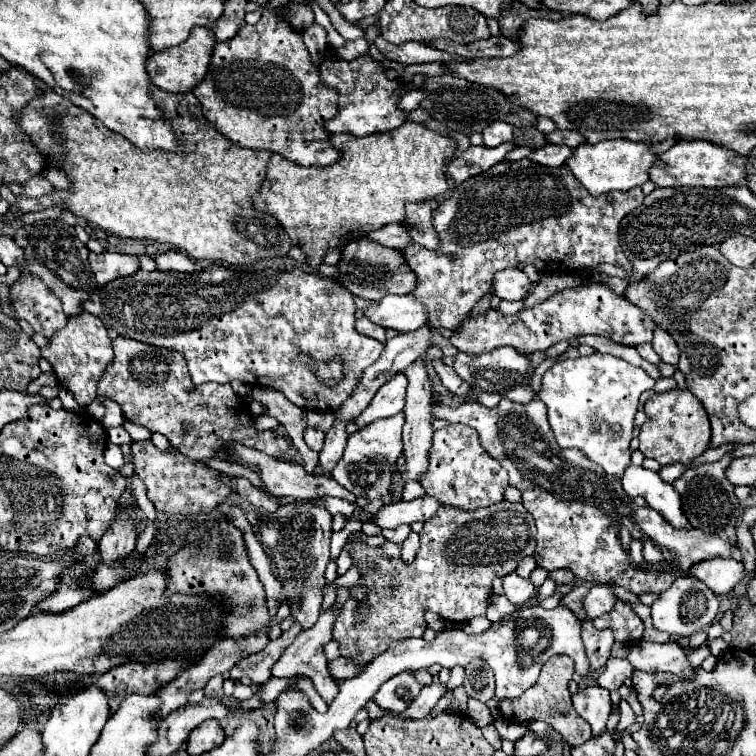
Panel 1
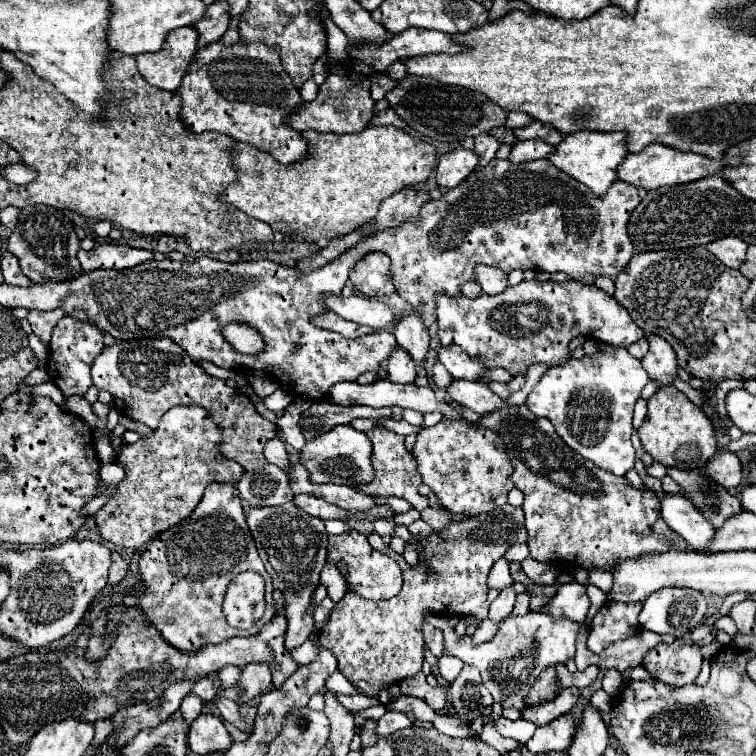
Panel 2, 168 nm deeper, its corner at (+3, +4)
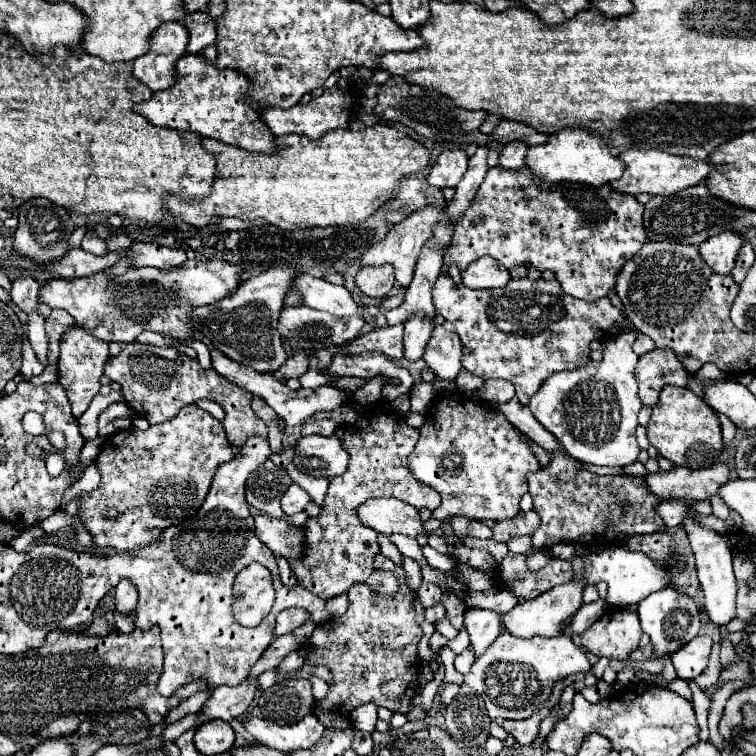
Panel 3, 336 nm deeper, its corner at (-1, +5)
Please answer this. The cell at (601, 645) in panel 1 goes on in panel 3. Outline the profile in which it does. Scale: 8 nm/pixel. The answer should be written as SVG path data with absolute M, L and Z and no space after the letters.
M563 680L557 682L555 692L553 692L551 698L549 698L549 704L547 704L541 712L533 714L533 716L527 718L527 720L505 720L505 722L503 722L503 728L505 728L521 746L531 744L531 742L535 740L535 736L539 734L539 722L549 714L549 710L553 708L553 704L559 700L561 690L563 690Z

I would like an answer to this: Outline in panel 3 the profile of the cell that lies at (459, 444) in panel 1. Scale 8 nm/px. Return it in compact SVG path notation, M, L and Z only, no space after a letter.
M437 398L431 410L425 414L427 420L421 426L421 438L415 450L409 454L409 470L411 474L435 488L443 502L433 512L433 518L447 518L447 516L469 516L473 520L509 520L519 512L519 500L527 492L527 474L537 472L541 468L539 460L535 458L533 450L527 444L527 436L523 436L511 422L507 422L505 414L495 410L489 404L473 402L473 400L449 400Z

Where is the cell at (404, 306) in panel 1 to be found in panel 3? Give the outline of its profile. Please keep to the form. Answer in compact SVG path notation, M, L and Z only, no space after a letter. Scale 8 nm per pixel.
M297 274L295 284L291 284L301 296L301 304L323 310L335 316L351 316L361 314L361 308L355 304L351 292L345 286L337 286L327 282L325 278L311 274Z

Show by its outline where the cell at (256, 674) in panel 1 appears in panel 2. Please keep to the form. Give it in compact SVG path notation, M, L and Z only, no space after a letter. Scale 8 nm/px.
M229 665L229 667L223 667L221 671L219 671L219 681L221 681L221 687L225 689L225 687L233 687L233 685L237 685L237 681L239 681L239 675L241 675L241 667L235 667L235 665Z

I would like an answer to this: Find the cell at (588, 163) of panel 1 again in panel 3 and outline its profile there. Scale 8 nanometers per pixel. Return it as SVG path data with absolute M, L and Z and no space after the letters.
M567 128L559 134L551 134L545 144L533 146L527 152L525 166L537 174L537 178L543 178L547 182L581 182L589 186L603 186L623 174L623 162L609 154L609 146L597 138L591 136L587 130L579 128Z

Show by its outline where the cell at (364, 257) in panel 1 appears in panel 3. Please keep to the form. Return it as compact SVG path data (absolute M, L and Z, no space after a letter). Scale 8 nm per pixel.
M385 264L385 266L365 266L359 270L357 278L355 278L359 290L367 296L373 298L385 298L391 294L393 288L393 266Z

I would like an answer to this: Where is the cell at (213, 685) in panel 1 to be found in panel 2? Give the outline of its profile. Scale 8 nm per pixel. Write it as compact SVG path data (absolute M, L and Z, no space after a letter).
M219 697L219 699L215 701L215 705L217 705L217 709L219 709L219 713L221 713L223 719L235 723L235 727L239 727L239 729L243 729L243 731L251 731L251 725L241 721L239 705L237 705L235 701L231 701L231 699L227 699L227 697Z

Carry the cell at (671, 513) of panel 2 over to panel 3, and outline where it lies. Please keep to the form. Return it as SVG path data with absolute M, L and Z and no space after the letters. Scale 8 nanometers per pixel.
M687 518L683 522L687 534L689 534L689 542L697 560L697 572L699 572L699 582L701 588L705 592L705 612L709 616L709 620L723 628L727 626L737 614L735 614L735 598L737 598L737 582L735 582L735 574L733 574L733 566L731 566L731 550L727 548L725 540L721 534L699 526L693 518Z

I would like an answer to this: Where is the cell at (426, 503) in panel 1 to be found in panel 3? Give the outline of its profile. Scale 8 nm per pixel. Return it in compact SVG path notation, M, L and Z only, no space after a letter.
M291 484L287 488L287 494L283 494L283 498L281 498L281 508L285 514L297 514L297 512L305 510L307 502L309 502L309 494L301 486Z

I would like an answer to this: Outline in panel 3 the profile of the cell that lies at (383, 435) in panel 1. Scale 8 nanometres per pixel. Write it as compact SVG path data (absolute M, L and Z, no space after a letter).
M319 434L303 436L297 440L295 450L297 450L293 458L295 468L315 478L341 476L347 470L349 454L335 436L329 436L329 438Z

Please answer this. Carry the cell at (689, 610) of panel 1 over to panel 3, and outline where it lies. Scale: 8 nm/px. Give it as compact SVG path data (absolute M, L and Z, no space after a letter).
M663 588L657 594L651 594L647 598L643 598L643 602L637 604L637 614L639 614L639 622L643 632L651 638L653 644L653 658L661 658L661 656L671 656L675 650L679 650L679 646L685 646L689 640L693 640L699 632L701 620L699 620L699 608L697 604L673 590L673 588Z

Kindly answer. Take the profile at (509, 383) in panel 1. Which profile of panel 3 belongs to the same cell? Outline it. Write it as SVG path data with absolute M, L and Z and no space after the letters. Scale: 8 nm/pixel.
M437 324L423 352L423 360L427 368L431 368L441 380L455 380L461 370L459 336L447 332L441 324Z

